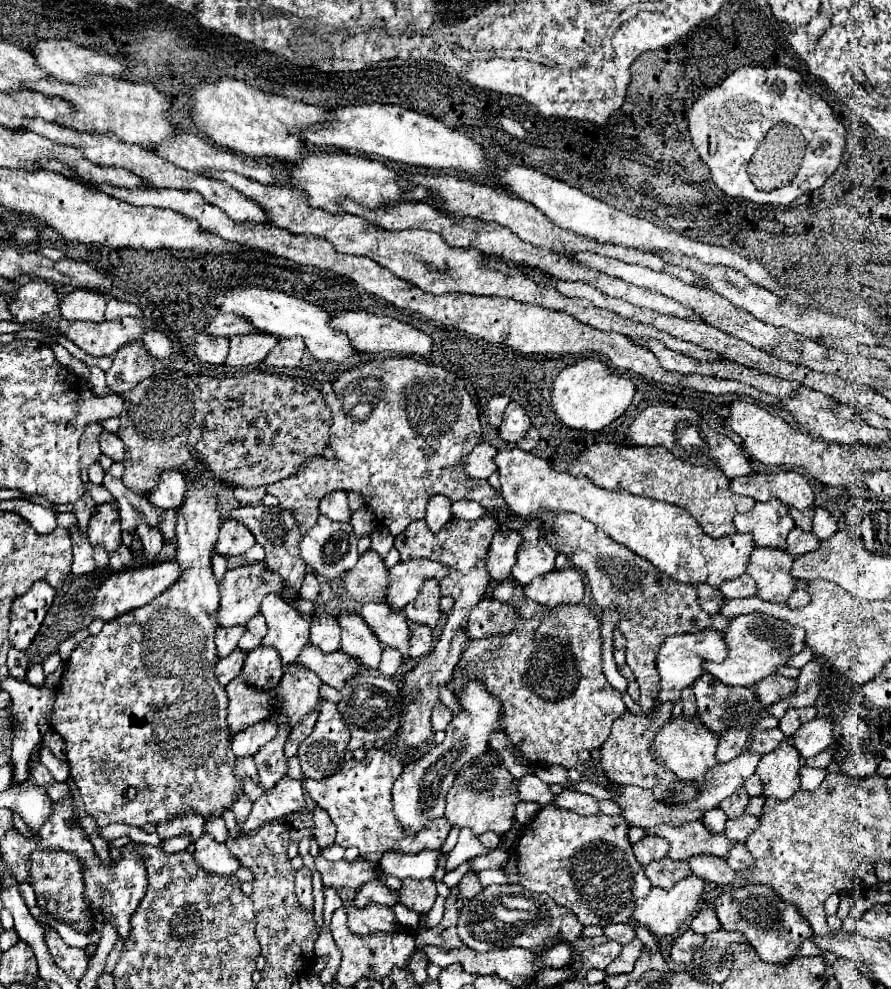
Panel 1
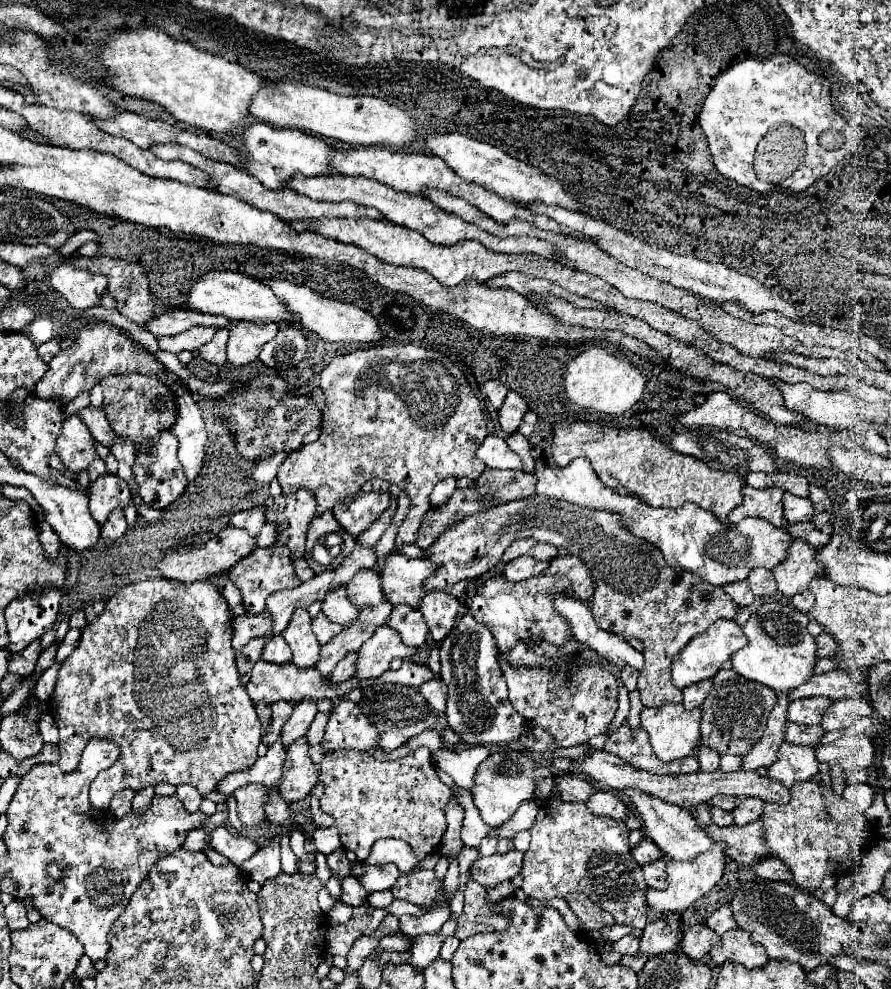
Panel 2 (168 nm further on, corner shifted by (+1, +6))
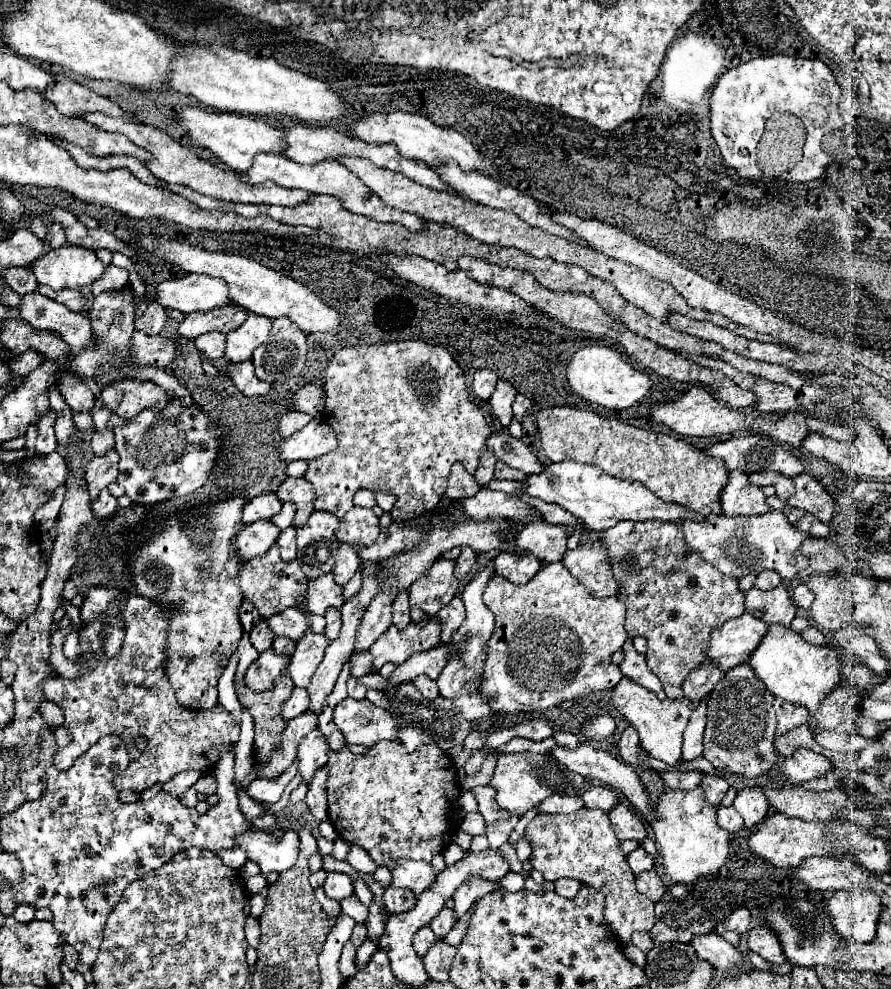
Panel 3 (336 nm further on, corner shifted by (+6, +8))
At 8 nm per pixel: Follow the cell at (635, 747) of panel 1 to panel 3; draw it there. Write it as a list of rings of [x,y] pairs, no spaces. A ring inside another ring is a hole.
[[[704,698],[690,716],[688,728],[684,732],[684,752],[682,758],[684,760],[694,760],[698,756],[702,756],[702,736],[704,736],[704,726],[706,726],[706,702],[708,698]]]

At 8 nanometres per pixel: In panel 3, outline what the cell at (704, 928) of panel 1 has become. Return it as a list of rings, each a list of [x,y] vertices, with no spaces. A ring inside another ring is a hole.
[[[740,908],[740,910],[736,910],[732,916],[728,916],[724,920],[724,928],[726,930],[732,930],[736,934],[746,934],[750,930],[750,918],[752,918],[750,910]]]

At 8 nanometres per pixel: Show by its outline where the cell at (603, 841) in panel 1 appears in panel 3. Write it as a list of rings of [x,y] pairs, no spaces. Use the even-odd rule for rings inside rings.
[[[580,808],[578,812],[564,816],[536,816],[526,834],[534,846],[530,856],[532,868],[540,870],[546,880],[556,882],[558,878],[576,878],[606,894],[604,914],[614,936],[622,944],[628,944],[634,932],[650,930],[654,926],[654,902],[636,890],[634,872],[630,872],[626,856],[620,850],[620,840],[616,838],[606,812]]]

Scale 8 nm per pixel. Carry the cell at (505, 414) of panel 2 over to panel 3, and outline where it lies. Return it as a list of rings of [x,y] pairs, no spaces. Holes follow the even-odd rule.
[[[498,380],[496,390],[490,396],[490,406],[496,414],[496,418],[500,420],[502,426],[508,426],[512,422],[512,400],[516,396],[516,390],[506,382],[506,380]]]

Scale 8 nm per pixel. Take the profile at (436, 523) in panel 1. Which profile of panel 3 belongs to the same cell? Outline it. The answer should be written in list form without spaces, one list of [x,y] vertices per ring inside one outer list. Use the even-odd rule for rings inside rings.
[[[454,464],[450,478],[448,478],[446,498],[448,500],[462,500],[466,496],[474,496],[474,492],[478,492],[478,490],[482,490],[482,486],[476,482],[476,478],[472,474],[468,474],[462,464]]]

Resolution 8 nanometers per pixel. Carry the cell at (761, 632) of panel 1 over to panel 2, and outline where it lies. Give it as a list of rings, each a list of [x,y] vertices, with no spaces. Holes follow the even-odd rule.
[[[763,602],[743,624],[747,646],[731,656],[731,670],[747,680],[773,688],[777,694],[801,686],[813,676],[813,666],[817,662],[817,646],[813,636],[807,632],[807,622],[807,616],[791,604]]]

